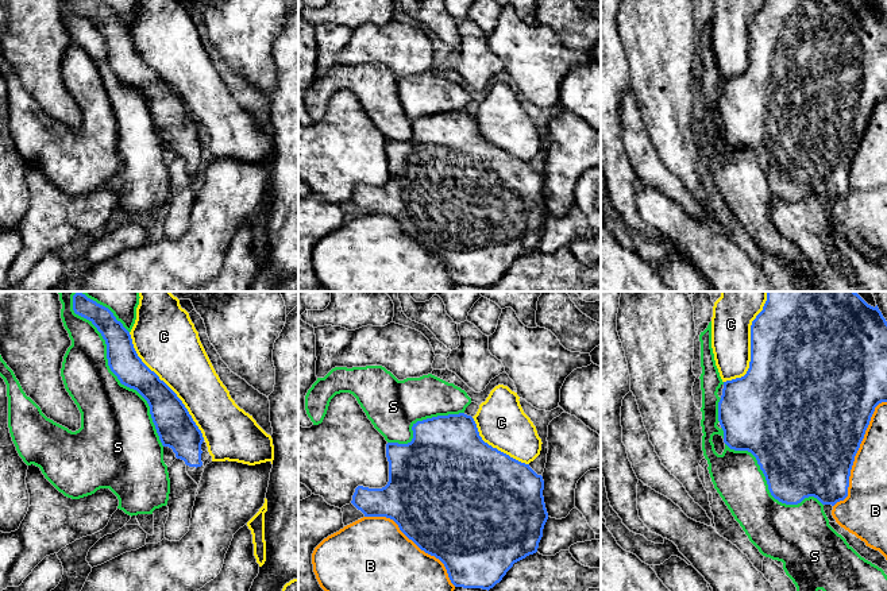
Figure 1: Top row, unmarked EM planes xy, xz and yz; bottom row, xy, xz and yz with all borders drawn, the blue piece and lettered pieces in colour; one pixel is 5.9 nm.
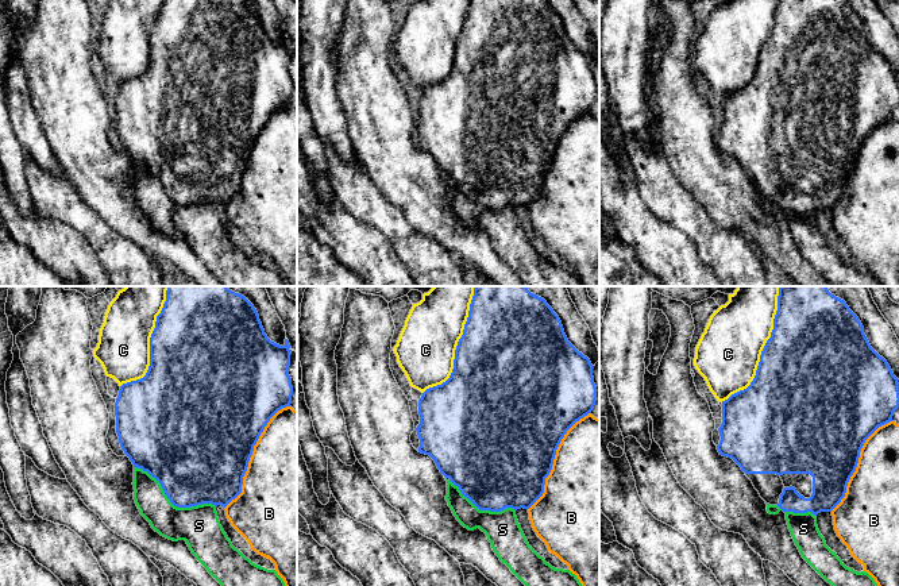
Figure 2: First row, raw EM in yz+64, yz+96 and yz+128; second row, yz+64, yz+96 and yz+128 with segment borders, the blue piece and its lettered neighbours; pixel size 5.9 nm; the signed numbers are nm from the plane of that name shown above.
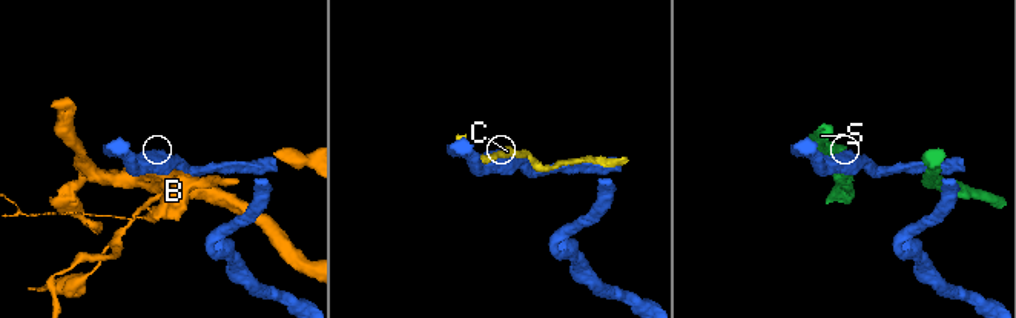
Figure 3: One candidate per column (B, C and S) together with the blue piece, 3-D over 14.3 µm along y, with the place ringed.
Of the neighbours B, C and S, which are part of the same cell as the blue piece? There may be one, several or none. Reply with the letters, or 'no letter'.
C

